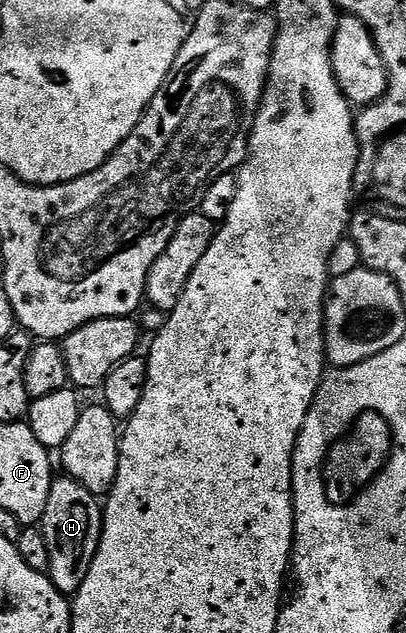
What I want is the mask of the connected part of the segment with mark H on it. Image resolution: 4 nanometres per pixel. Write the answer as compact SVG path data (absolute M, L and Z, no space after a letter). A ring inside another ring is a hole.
M60 475L52 482L50 499L46 499L46 511L42 528L46 547L50 547L48 578L54 587L65 595L74 595L82 587L86 575L90 575L90 563L98 551L100 532L104 526L101 502L82 483L73 477Z

